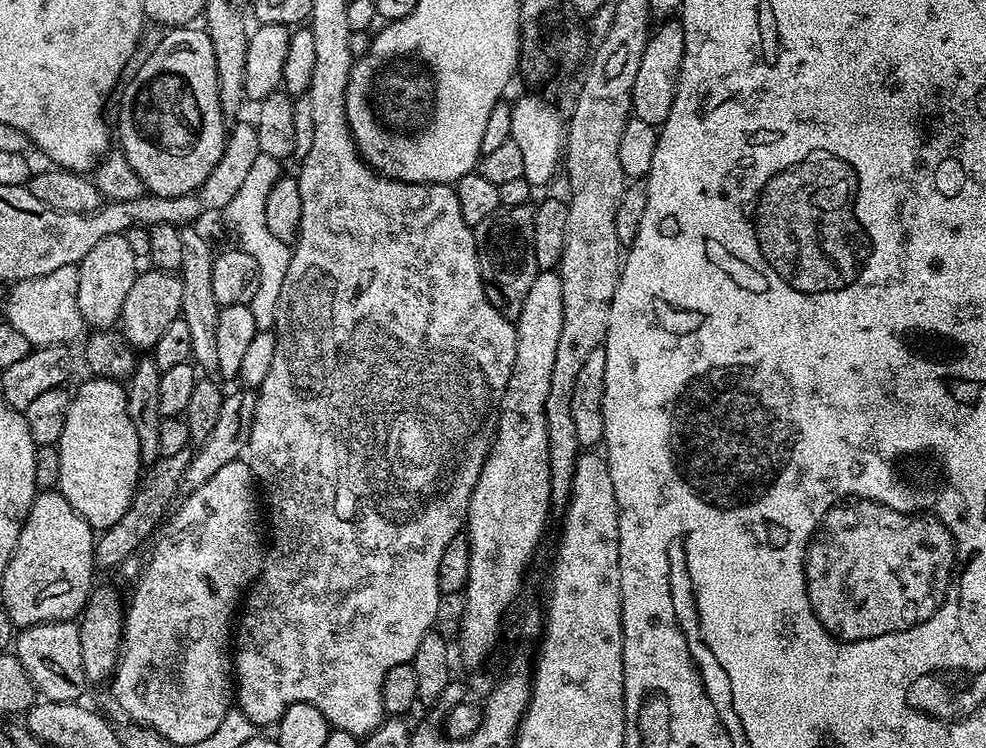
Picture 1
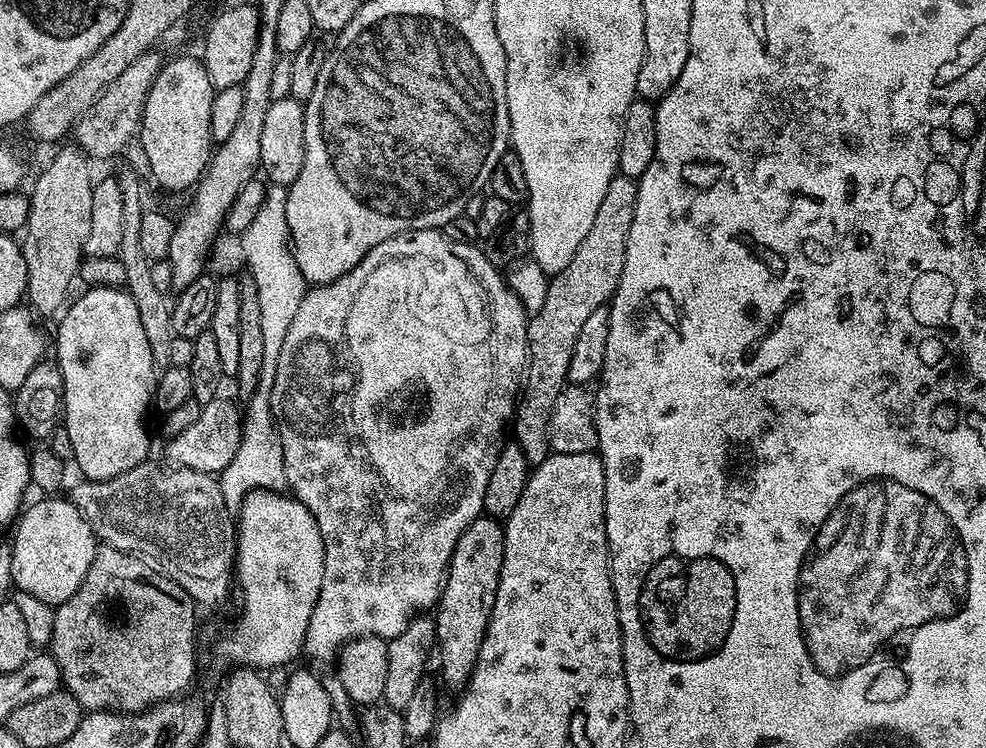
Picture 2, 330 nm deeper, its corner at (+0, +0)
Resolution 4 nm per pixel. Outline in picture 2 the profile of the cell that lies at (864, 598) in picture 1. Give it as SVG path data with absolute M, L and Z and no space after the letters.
M879 472L877 476L864 476L861 480L856 480L856 484L851 484L849 488L844 488L844 492L840 492L840 496L836 496L836 504L832 504L832 508L828 508L824 520L820 520L820 524L816 524L816 532L812 532L812 540L808 540L808 548L804 548L804 556L800 556L800 564L796 564L796 580L792 583L792 596L796 596L796 632L800 632L800 644L804 644L804 656L808 656L808 664L812 664L812 672L816 672L816 676L829 676L835 678L843 673L851 672L852 669L869 663L873 659L872 656L895 632L907 633L909 630L915 630L922 627L926 622L934 622L935 620L944 620L947 616L953 616L959 612L965 596L968 595L968 559L966 558L966 550L960 541L958 530L950 522L950 517L946 514L948 508L944 508L944 504L940 504L940 500L936 500L936 496L928 496L928 492L920 492L920 488L912 488L912 484L904 484L904 480L896 480L896 476L884 476L884 472Z

